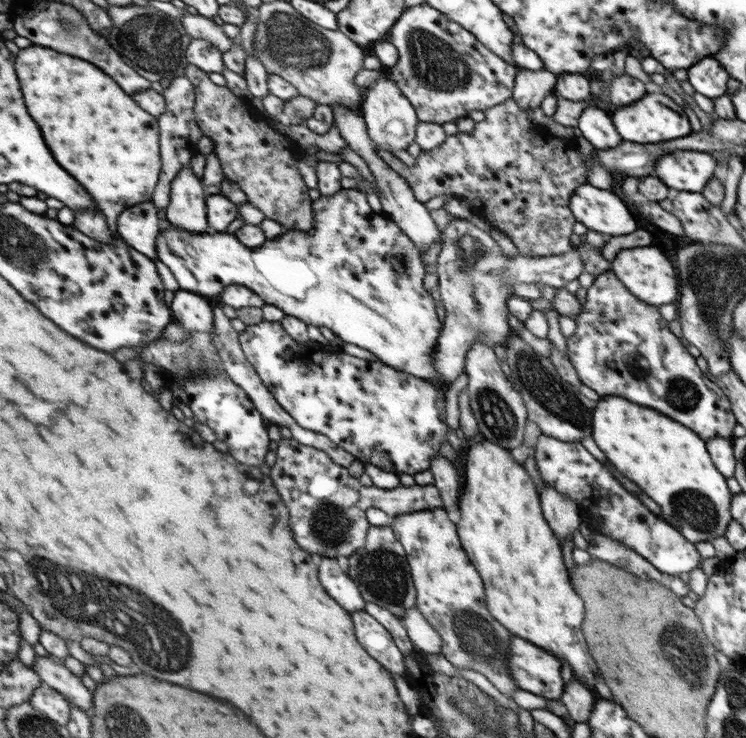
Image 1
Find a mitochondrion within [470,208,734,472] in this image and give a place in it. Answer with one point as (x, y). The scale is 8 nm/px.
(534, 374)

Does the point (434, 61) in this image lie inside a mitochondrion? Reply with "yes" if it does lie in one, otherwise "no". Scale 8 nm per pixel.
yes

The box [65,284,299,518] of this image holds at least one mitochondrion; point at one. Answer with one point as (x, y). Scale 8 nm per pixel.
(183, 358)

